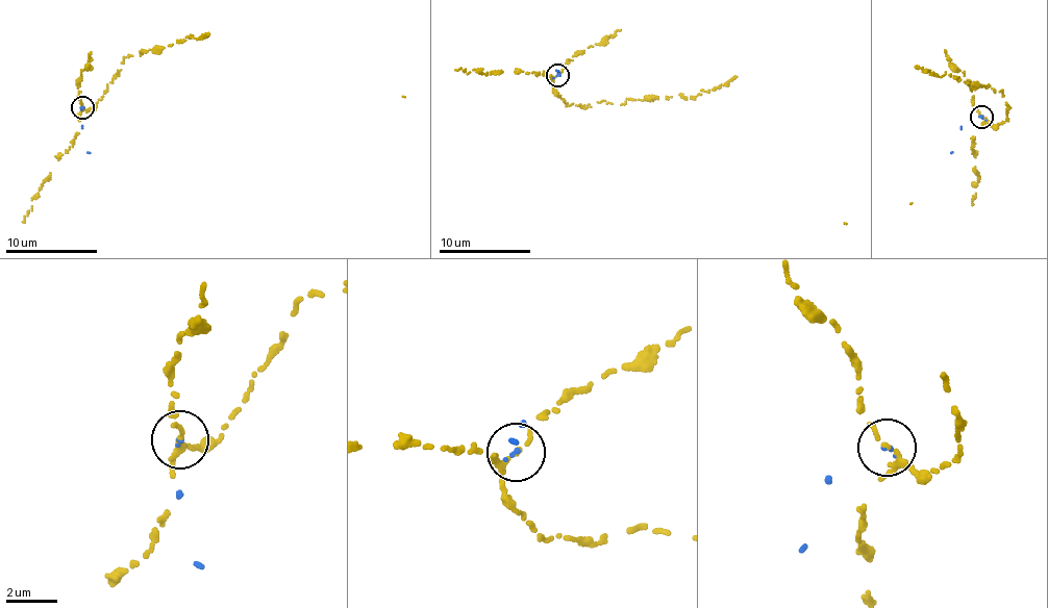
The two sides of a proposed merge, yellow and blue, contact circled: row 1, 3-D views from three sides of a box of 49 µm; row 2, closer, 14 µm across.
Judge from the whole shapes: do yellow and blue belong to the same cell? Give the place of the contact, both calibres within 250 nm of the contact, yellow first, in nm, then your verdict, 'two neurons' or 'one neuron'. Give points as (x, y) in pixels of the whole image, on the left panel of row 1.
place (82, 107); calibres 110 and 140 nm; two neurons

